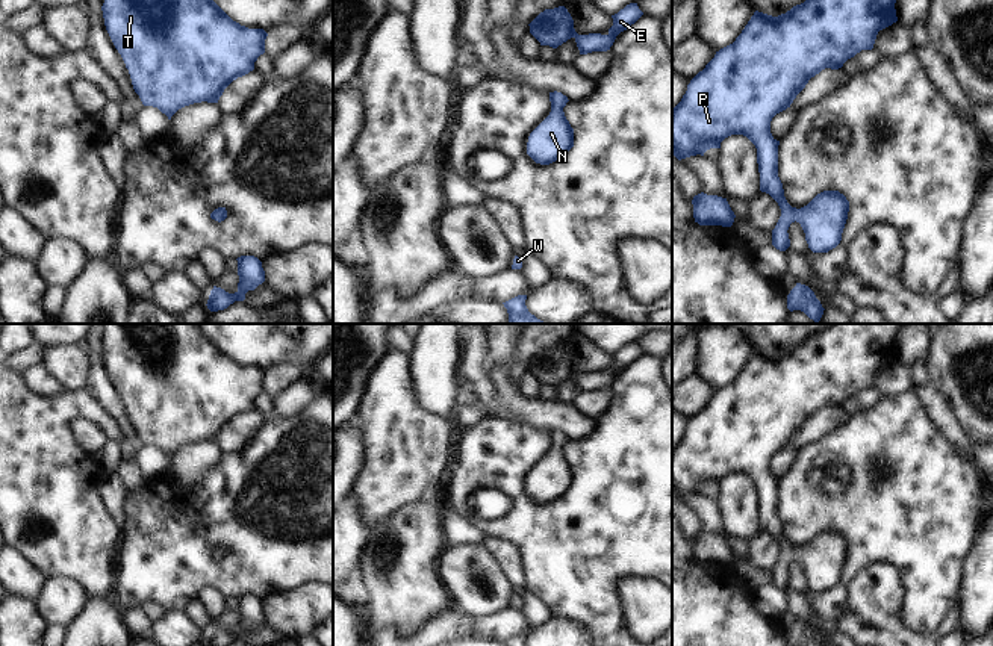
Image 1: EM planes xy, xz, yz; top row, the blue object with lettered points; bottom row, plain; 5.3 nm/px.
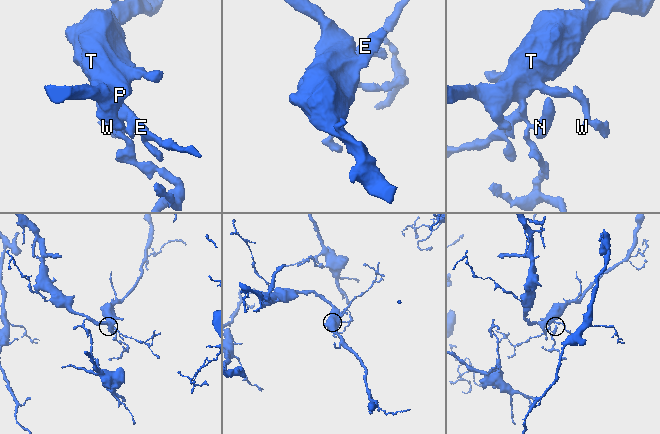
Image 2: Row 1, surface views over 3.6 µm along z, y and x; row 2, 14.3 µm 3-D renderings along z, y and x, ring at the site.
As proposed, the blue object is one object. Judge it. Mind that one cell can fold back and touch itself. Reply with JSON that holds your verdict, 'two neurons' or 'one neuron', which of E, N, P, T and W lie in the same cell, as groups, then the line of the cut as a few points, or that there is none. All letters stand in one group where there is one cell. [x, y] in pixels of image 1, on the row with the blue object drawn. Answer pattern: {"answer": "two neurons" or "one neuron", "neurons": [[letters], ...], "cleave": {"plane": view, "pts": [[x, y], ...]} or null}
{"answer": "one neuron", "neurons": [["E", "N", "P", "T", "W"]], "cleave": null}

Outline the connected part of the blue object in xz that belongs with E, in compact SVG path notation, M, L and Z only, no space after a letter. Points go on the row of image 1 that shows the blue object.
M630 3L618 14L612 15L613 26L607 35L589 33L578 35L574 29L574 20L565 6L554 9L545 9L528 26L530 33L540 42L540 45L549 45L557 48L568 39L574 38L580 54L592 51L607 51L613 45L616 36L634 24L643 12L637 3Z

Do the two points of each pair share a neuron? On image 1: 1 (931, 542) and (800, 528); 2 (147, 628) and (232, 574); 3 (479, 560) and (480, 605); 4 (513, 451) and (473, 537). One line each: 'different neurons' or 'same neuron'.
1: same neuron
2: different neurons
3: same neuron
4: different neurons

